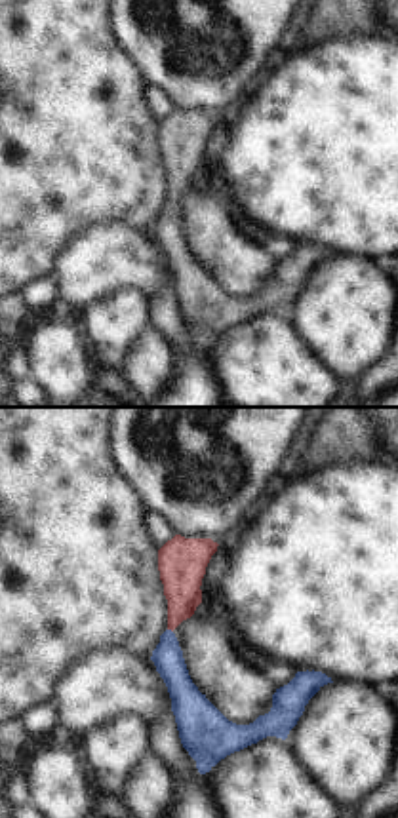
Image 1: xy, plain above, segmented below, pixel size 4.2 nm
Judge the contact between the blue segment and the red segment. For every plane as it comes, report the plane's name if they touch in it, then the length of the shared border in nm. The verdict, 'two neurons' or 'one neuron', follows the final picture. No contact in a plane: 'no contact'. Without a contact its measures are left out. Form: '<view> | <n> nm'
xy | 30 nm

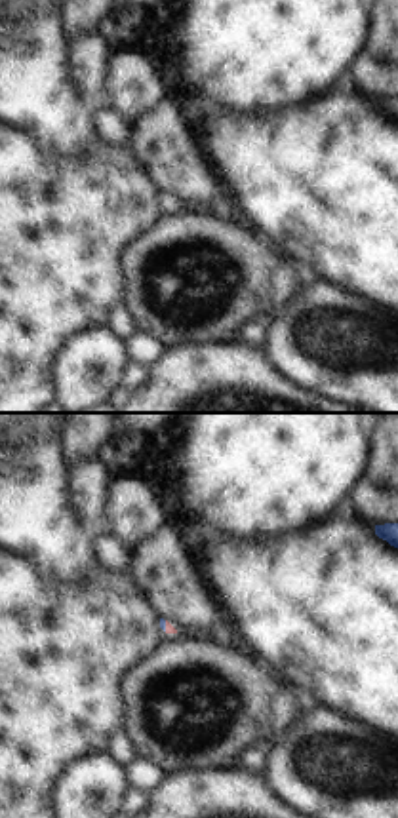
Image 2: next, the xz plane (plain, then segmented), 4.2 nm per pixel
xz | 50 nm

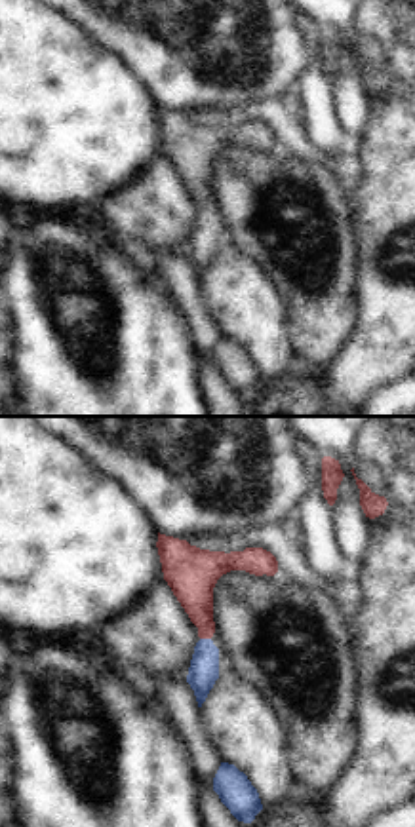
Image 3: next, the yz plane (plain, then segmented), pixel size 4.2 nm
yz | 50 nm

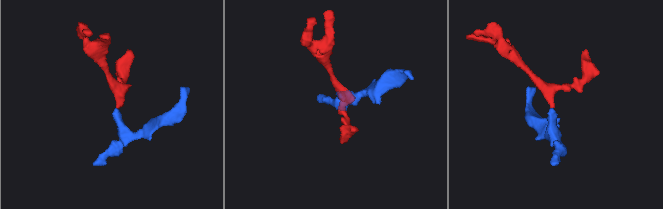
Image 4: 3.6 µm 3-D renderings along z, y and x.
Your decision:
one neuron

